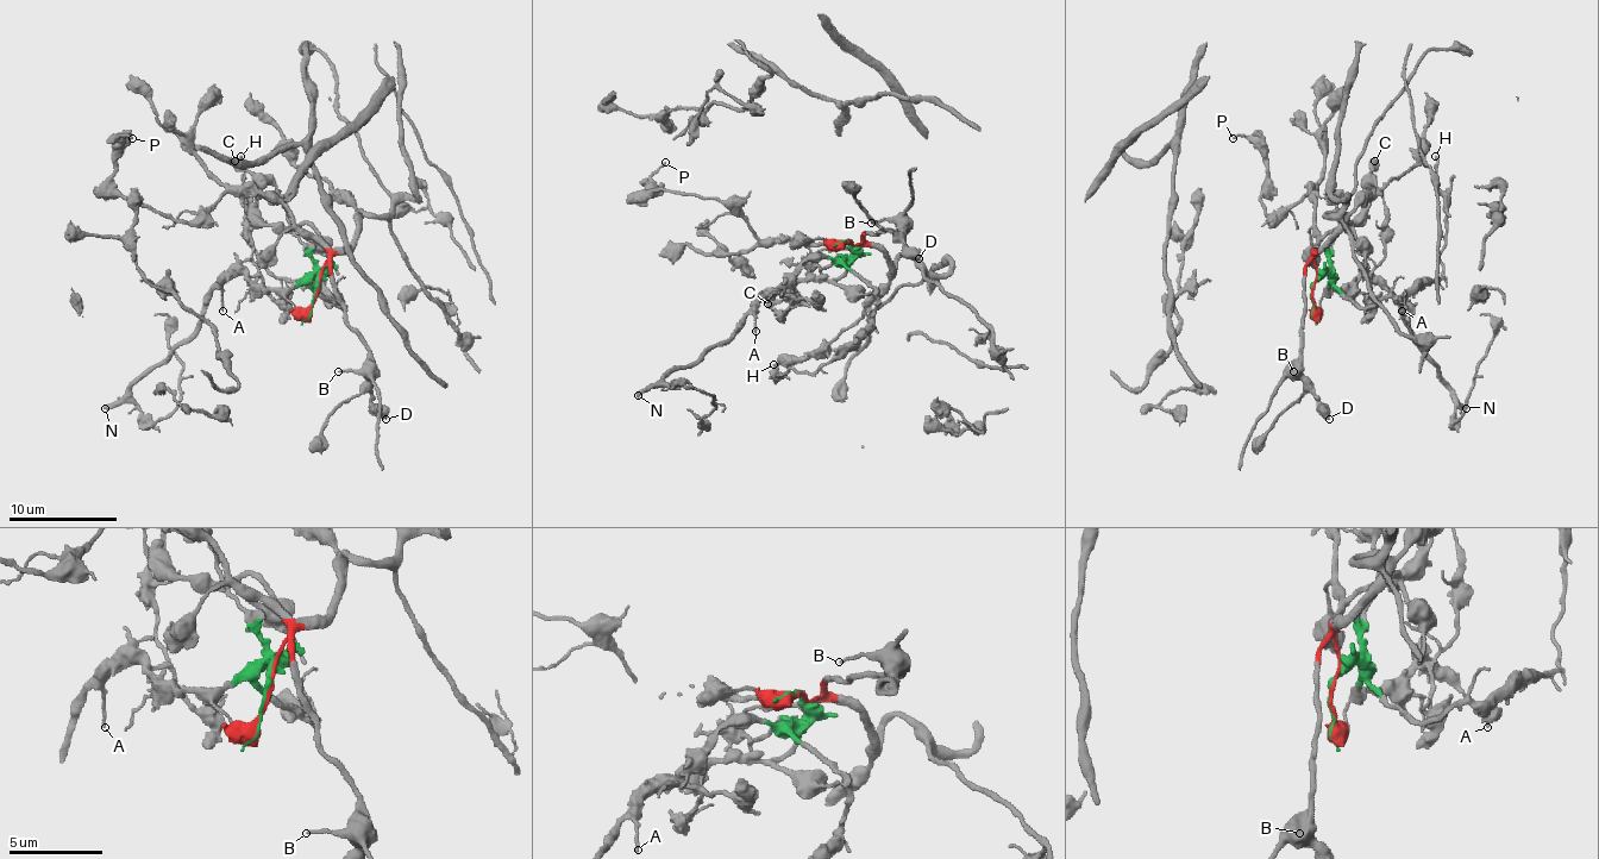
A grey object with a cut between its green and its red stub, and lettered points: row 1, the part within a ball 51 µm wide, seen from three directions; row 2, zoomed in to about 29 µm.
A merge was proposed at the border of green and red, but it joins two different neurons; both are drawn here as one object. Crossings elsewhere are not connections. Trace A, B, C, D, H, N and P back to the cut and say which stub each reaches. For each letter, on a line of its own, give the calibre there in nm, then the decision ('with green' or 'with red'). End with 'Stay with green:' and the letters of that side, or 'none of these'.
A: calibre 140 nm; with green
B: calibre 150 nm; with red
C: calibre 600 nm; with red
D: calibre 480 nm; with red
H: calibre 140 nm; with green
N: calibre 360 nm; with green
P: calibre 150 nm; with red
Stay with green: A, H, N

